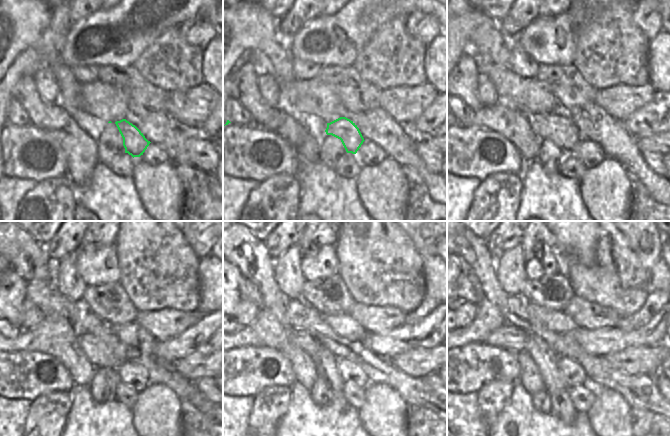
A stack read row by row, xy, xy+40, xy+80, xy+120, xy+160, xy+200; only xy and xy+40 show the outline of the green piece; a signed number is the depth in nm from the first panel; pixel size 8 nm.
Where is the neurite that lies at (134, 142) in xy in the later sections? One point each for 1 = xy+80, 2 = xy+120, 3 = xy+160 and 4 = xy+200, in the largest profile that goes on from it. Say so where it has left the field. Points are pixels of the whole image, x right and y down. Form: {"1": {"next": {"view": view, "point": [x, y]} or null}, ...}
{"1": {"next": {"view": "xy+80", "point": [557, 127]}}, "2": {"next": {"view": "xy+120", "point": [101, 354]}}, "3": {"next": {"view": "xy+160", "point": [266, 330]}}, "4": {"next": {"view": "xy+200", "point": [487, 327]}}}

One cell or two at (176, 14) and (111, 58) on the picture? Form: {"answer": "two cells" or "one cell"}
{"answer": "one cell"}

